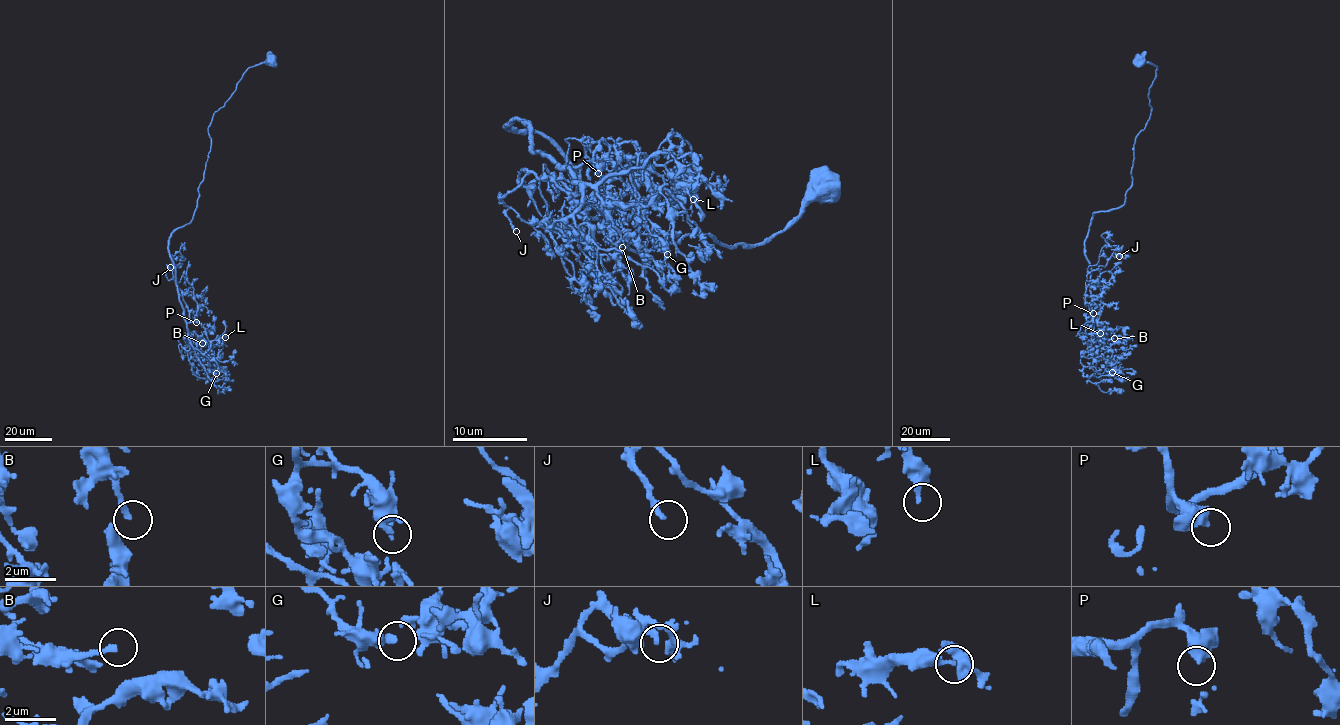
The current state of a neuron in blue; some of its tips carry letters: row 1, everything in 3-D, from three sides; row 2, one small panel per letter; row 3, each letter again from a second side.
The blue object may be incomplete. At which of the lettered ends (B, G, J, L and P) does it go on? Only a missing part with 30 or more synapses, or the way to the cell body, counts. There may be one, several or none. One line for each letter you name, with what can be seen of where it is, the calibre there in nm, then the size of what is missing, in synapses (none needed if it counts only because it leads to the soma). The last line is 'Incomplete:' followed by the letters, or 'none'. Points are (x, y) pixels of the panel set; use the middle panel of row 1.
B: Place: (622, 247). Thickness 200 nm. Roughly 80 synapses
P: Place: (598, 173). Thickness 380 nm. Roughly 80 synapses
Incomplete: B, P

